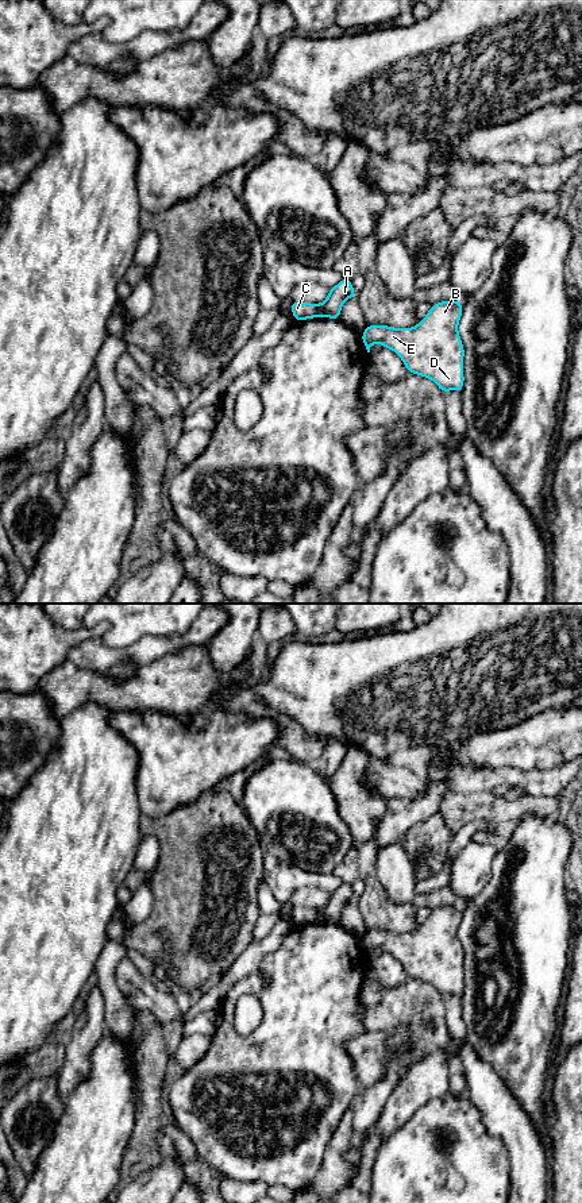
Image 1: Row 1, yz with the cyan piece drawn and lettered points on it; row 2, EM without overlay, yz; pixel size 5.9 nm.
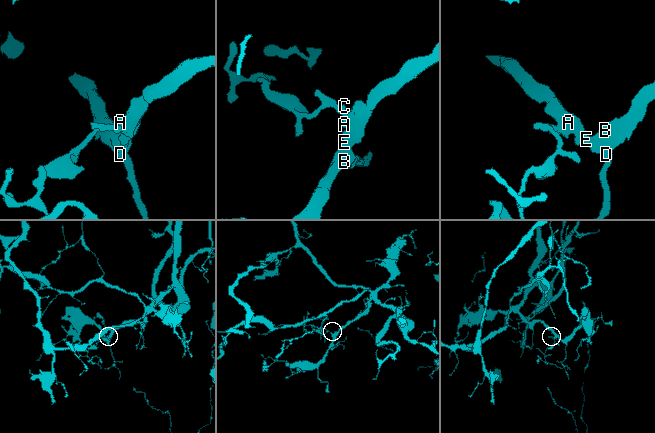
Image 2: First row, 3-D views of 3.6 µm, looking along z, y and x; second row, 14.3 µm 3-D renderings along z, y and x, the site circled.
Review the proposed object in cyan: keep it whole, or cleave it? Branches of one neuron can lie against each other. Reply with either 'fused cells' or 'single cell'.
fused cells

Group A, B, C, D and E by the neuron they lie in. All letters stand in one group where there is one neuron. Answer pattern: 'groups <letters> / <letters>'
groups A B D E / C

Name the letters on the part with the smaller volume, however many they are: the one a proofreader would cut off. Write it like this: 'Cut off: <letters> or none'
Cut off: C

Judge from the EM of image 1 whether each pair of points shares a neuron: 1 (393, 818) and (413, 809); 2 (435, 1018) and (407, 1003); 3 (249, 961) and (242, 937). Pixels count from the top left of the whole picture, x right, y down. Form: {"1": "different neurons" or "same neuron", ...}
{"1": "same neuron", "2": "same neuron", "3": "different neurons"}

